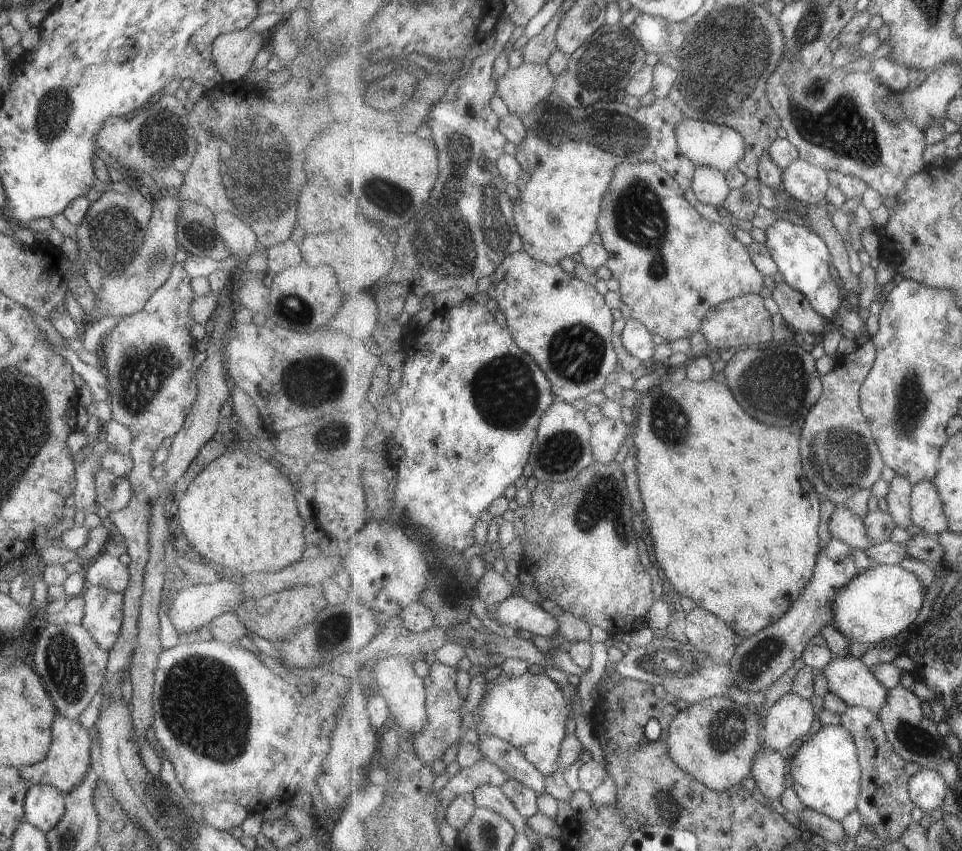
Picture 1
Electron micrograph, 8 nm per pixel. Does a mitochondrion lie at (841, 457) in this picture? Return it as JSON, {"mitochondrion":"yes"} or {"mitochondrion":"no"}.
{"mitochondrion":"yes"}

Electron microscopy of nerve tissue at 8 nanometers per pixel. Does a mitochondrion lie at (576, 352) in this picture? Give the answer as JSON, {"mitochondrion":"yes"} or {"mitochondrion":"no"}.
{"mitochondrion":"yes"}

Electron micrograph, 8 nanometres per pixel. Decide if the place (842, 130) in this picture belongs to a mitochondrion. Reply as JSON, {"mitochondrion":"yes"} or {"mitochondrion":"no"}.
{"mitochondrion":"yes"}

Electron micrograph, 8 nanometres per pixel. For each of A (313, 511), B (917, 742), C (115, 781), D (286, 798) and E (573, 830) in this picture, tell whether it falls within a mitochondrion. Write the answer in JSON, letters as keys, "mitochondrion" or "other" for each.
{"A":"other","B":"mitochondrion","C":"other","D":"other","E":"other"}

